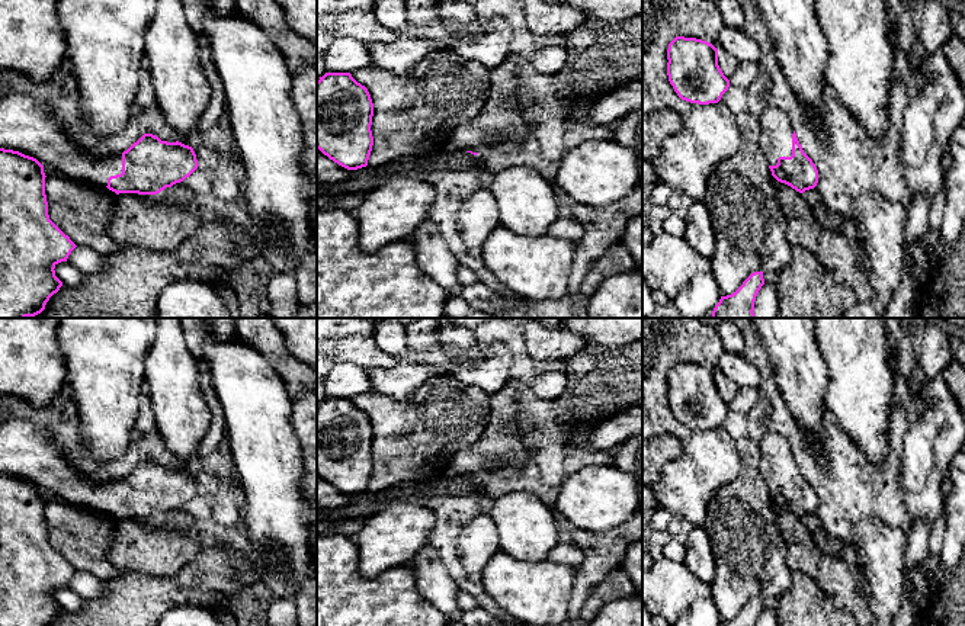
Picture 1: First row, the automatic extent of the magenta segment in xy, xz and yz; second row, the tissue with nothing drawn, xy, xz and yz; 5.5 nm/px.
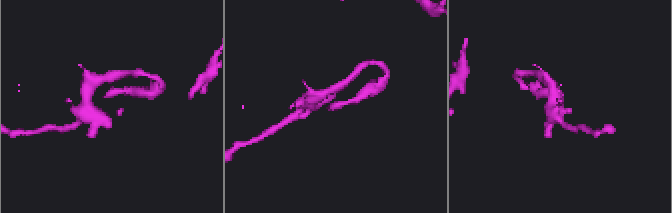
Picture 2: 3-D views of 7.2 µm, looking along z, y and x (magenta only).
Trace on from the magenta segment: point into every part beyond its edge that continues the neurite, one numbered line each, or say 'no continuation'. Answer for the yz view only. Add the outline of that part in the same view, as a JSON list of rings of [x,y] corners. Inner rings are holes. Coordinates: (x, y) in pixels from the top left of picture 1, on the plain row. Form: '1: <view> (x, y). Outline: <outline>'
1: yz (776, 455). Outline: [[[767,433],[760,442],[760,473],[769,491],[776,491],[779,482],[792,481],[794,450],[783,436]]]

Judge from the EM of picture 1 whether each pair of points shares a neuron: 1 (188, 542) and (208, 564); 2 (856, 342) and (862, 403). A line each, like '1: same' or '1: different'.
1: different
2: same

